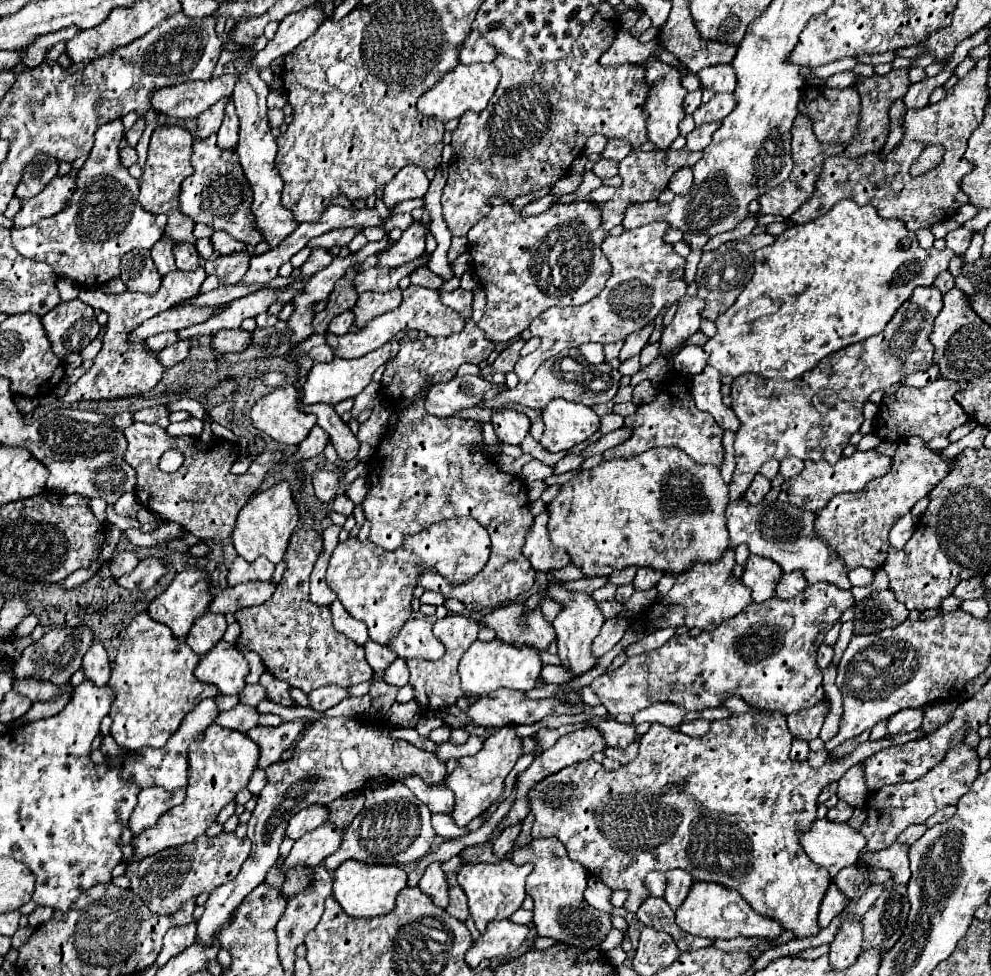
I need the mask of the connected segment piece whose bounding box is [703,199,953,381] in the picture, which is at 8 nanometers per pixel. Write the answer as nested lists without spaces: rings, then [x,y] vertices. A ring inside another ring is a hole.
[[[843,199],[843,201],[837,201],[829,213],[809,221],[809,223],[803,223],[803,225],[793,225],[789,229],[785,229],[773,245],[769,247],[763,247],[755,253],[755,275],[753,279],[749,281],[749,285],[741,291],[741,295],[737,297],[737,301],[733,303],[733,307],[729,311],[725,311],[717,321],[717,333],[713,339],[709,339],[703,349],[709,353],[709,365],[715,367],[721,375],[729,375],[729,377],[739,377],[743,373],[759,373],[767,379],[785,379],[785,381],[791,381],[795,377],[799,377],[801,373],[813,369],[823,357],[851,345],[851,343],[857,343],[857,341],[865,341],[867,337],[871,335],[877,335],[885,329],[885,325],[891,321],[893,313],[911,297],[913,289],[919,287],[919,285],[931,285],[933,279],[941,273],[941,271],[947,271],[949,267],[949,261],[953,257],[953,251],[949,249],[923,249],[919,247],[917,243],[917,237],[913,231],[909,231],[905,227],[905,223],[901,221],[893,221],[893,219],[881,219],[877,217],[877,209],[873,209],[873,205],[863,205],[859,207],[855,201],[851,199]]]

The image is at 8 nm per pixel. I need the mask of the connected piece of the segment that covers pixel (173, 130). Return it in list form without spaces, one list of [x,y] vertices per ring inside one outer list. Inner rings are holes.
[[[157,127],[151,135],[151,143],[149,143],[149,155],[143,167],[143,177],[141,177],[141,185],[139,185],[139,201],[141,207],[145,211],[151,213],[165,213],[169,217],[165,235],[173,241],[173,243],[195,243],[197,239],[193,237],[193,219],[185,217],[179,209],[179,193],[181,193],[181,183],[185,177],[189,177],[193,173],[191,167],[191,149],[193,145],[193,137],[189,135],[187,129],[183,127]]]

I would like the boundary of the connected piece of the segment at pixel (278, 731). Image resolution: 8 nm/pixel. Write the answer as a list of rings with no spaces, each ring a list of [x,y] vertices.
[[[309,718],[297,719],[291,723],[283,723],[279,727],[253,727],[247,737],[259,747],[257,767],[265,769],[281,759],[281,753],[295,741],[297,733],[304,728],[305,722],[313,722]]]

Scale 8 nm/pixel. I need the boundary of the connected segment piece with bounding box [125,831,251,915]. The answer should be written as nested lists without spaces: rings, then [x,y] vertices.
[[[223,831],[215,837],[201,835],[191,843],[169,847],[139,863],[131,863],[127,865],[125,875],[131,879],[131,889],[137,895],[141,895],[151,913],[173,915],[189,897],[197,897],[203,891],[211,893],[219,885],[231,881],[239,873],[249,853],[251,853],[251,841],[247,837],[237,839],[235,833]]]

